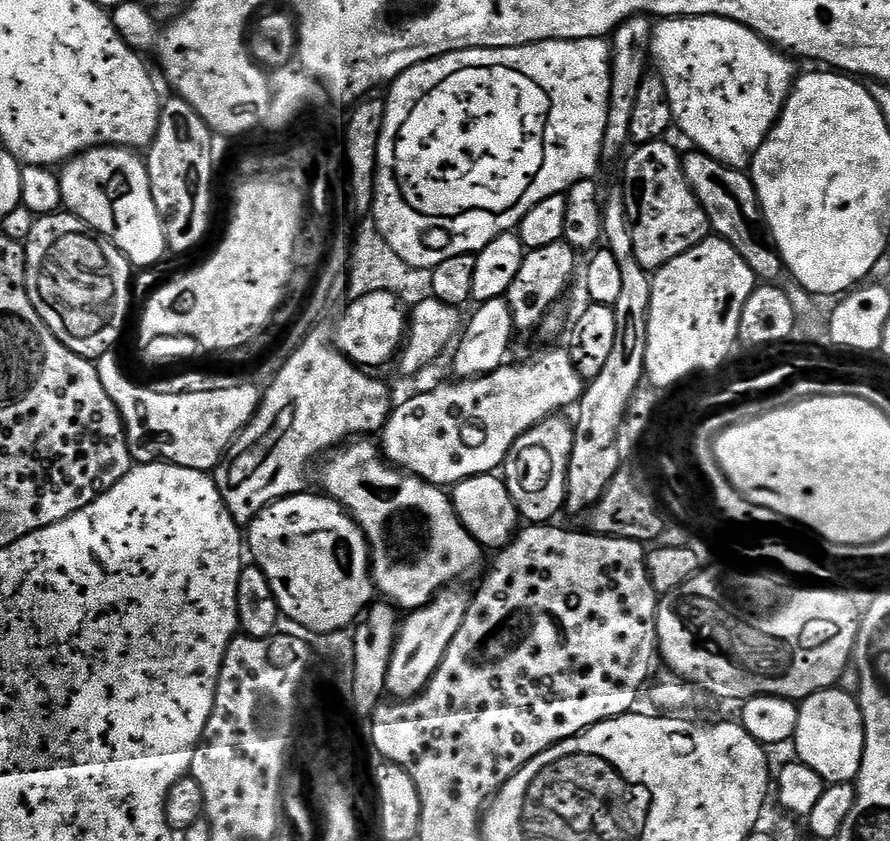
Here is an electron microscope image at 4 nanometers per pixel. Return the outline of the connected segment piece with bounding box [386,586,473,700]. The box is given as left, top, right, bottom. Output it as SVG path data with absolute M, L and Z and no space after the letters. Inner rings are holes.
M460 587L443 588L427 606L409 611L403 617L400 631L396 634L396 645L386 678L389 697L410 700L413 696L419 696L424 687L432 681L450 642L454 642L454 634L458 634L466 618L466 610L472 605L473 593Z

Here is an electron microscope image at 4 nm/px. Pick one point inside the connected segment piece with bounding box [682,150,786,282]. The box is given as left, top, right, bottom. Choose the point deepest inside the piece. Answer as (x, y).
(727, 194)

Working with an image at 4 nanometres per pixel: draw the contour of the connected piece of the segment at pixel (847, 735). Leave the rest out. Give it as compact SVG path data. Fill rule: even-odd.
M839 687L815 692L799 701L798 726L794 737L795 759L810 766L824 779L825 785L852 784L862 766L864 753L864 719L859 699Z

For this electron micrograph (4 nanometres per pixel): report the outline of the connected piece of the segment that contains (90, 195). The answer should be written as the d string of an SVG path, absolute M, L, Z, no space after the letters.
M91 148L67 161L59 178L63 207L112 240L129 264L140 269L158 263L169 251L164 223L150 194L148 165L136 156L139 155L131 148Z

